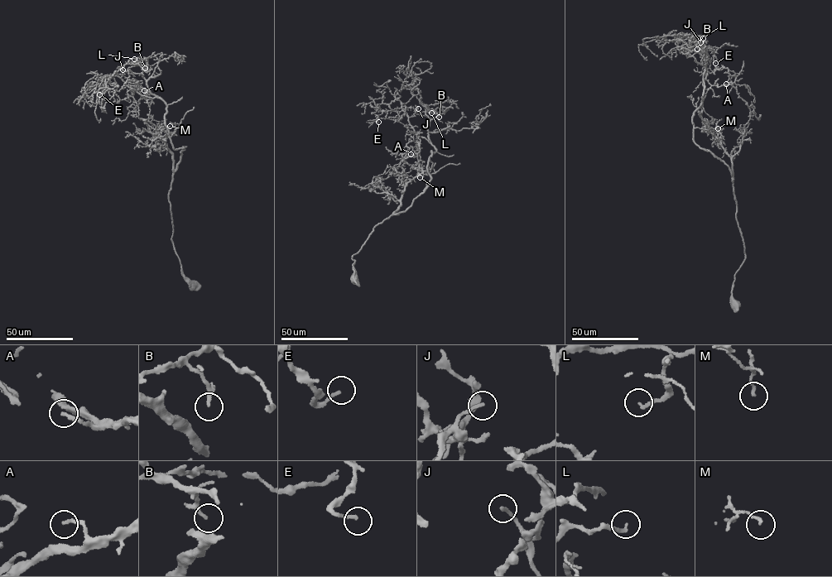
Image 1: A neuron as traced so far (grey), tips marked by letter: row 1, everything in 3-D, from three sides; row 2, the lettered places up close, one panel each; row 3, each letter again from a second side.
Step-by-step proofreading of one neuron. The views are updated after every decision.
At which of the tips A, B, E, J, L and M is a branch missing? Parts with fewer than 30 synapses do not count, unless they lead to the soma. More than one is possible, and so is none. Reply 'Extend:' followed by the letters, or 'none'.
Extend: none

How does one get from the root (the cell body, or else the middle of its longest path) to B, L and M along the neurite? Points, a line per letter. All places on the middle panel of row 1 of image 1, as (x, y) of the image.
B: (354, 279), (353, 256), (430, 179), (427, 165), (436, 151), (428, 128), (439, 117)
L: (354, 279), (353, 256), (430, 179), (427, 165), (436, 151), (428, 128), (444, 112), (431, 112)
M: (354, 279), (355, 261), (353, 256), (373, 228), (398, 208), (407, 183), (422, 172), (419, 168), (420, 177)

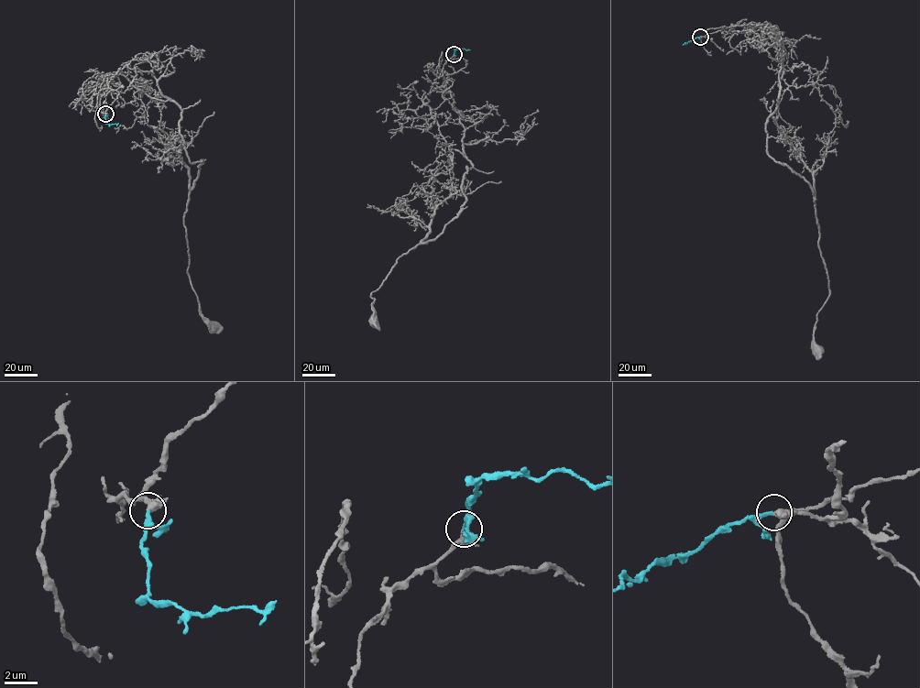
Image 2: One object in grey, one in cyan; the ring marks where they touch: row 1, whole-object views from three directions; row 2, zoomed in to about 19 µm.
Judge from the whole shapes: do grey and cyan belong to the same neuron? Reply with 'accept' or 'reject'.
accept

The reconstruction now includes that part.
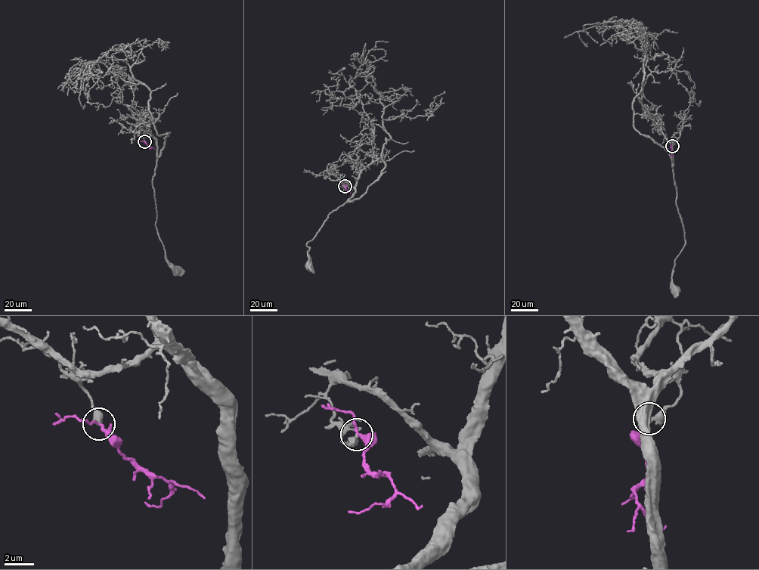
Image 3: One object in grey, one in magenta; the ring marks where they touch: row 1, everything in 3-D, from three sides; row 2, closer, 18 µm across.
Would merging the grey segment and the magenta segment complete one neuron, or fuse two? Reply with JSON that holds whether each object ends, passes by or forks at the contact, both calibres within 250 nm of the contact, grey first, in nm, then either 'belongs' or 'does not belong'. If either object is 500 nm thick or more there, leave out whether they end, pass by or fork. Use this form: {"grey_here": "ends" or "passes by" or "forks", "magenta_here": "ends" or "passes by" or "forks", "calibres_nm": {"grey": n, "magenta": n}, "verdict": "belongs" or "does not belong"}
{"grey_here": "passes by", "magenta_here": "passes by", "calibres_nm": {"grey": 320, "magenta": 190}, "verdict": "belongs"}

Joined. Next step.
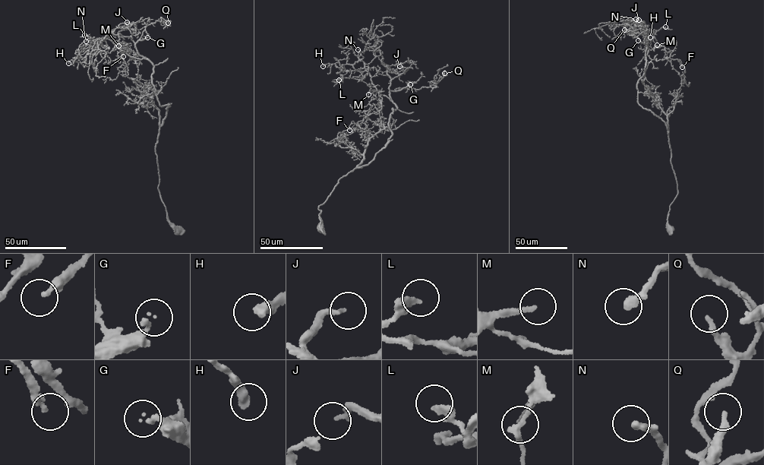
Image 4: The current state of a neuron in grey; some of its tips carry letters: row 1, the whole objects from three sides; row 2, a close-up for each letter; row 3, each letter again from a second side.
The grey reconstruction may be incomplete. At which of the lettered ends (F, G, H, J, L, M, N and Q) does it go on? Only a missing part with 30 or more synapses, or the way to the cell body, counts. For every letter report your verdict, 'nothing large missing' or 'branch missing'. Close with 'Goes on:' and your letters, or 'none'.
F: branch missing
G: branch missing
H: nothing large missing
J: branch missing
L: nothing large missing
M: branch missing
N: nothing large missing
Q: nothing large missing
Goes on: F, G, J, M

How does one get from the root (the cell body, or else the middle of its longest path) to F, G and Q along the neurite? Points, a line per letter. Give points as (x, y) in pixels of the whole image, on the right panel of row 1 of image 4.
F: (670, 229), (668, 211), (677, 191), (667, 118), (682, 79), (667, 59), (677, 59), (682, 67)
G: (670, 229), (677, 180), (666, 124), (638, 102), (647, 44), (638, 40)
Q: (670, 229), (668, 211), (677, 191), (667, 129), (638, 101), (646, 35), (624, 30)

